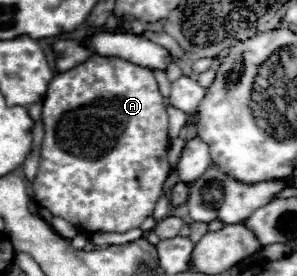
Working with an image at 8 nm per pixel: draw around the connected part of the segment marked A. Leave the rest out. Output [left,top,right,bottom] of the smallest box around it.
[32,54,170,234]

